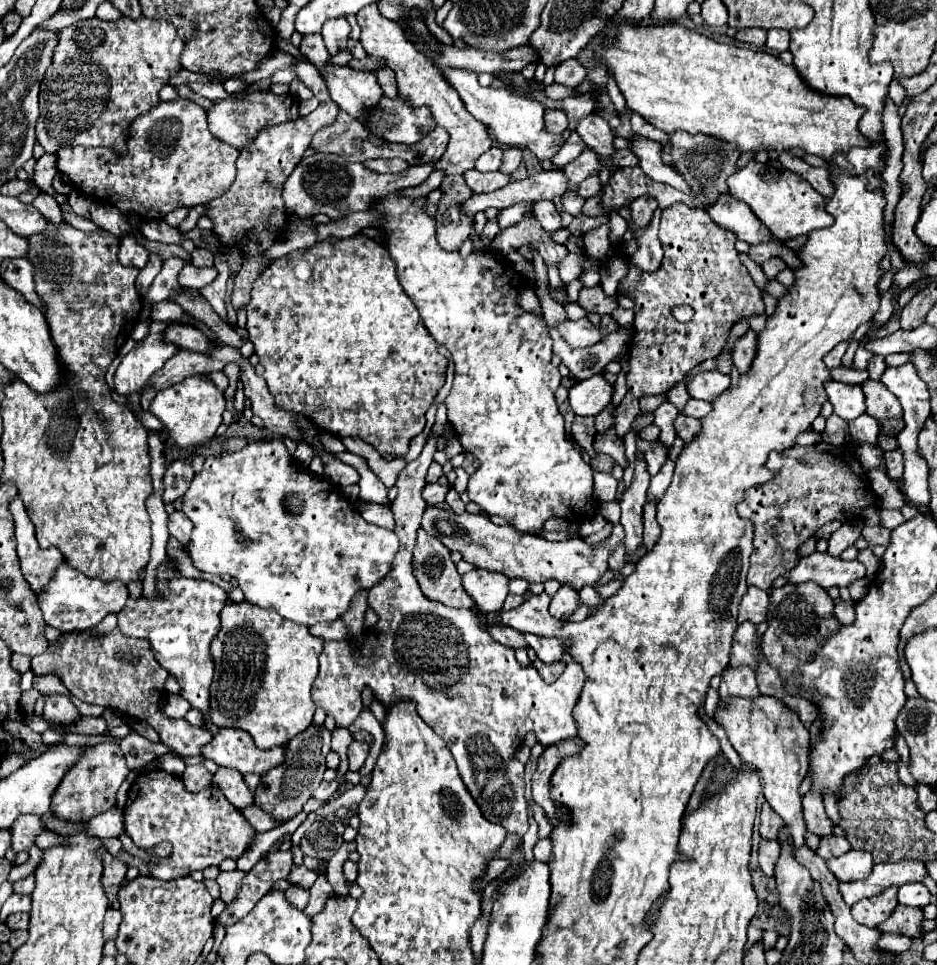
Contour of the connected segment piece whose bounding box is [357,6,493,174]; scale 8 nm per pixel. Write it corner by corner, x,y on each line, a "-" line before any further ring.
365,6
365,10
359,10
357,24
361,26
359,42
363,44
365,52
371,56
385,58
387,66
397,74
399,94
405,100
409,100
409,104
413,104
413,106
429,106
435,122
449,132
449,136
451,136
449,146
447,146
443,158
439,158
435,162
435,170
441,170
443,174
463,174
467,170
473,170
477,158
493,146
493,138
489,136
487,128
481,126
481,122
477,122
465,110
465,104
461,102
457,90
453,90
445,82
441,72
433,66
433,62
425,54
415,50
415,46
407,40
403,28
395,20
387,20
379,14
377,6

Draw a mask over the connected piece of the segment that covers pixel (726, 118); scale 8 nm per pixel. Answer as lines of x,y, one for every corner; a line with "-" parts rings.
621,24
615,42
603,50
599,62
605,66
625,96
629,110
641,114
655,128
671,134
685,130
689,134
713,134
741,146
741,150
777,150
803,148
809,154
849,152
861,142
869,144
859,132
859,108
849,98
833,98
813,92
799,78
793,66
785,66
777,56
753,52
747,48
719,44
679,24

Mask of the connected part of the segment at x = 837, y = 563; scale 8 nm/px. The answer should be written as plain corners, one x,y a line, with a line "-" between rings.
813,552
807,558
801,558
799,564
785,572
791,584
801,584
801,582
817,582
823,588
831,586
849,586
855,580
865,576
865,566
859,560
843,560
835,558
831,554
821,554

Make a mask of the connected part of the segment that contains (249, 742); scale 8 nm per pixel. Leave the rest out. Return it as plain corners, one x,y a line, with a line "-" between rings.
221,728
213,734
213,740
201,748
201,754
217,766
233,768
241,774
255,772
261,775
281,762
281,750
281,746
277,750
261,750
253,746
253,738
249,738
245,730

